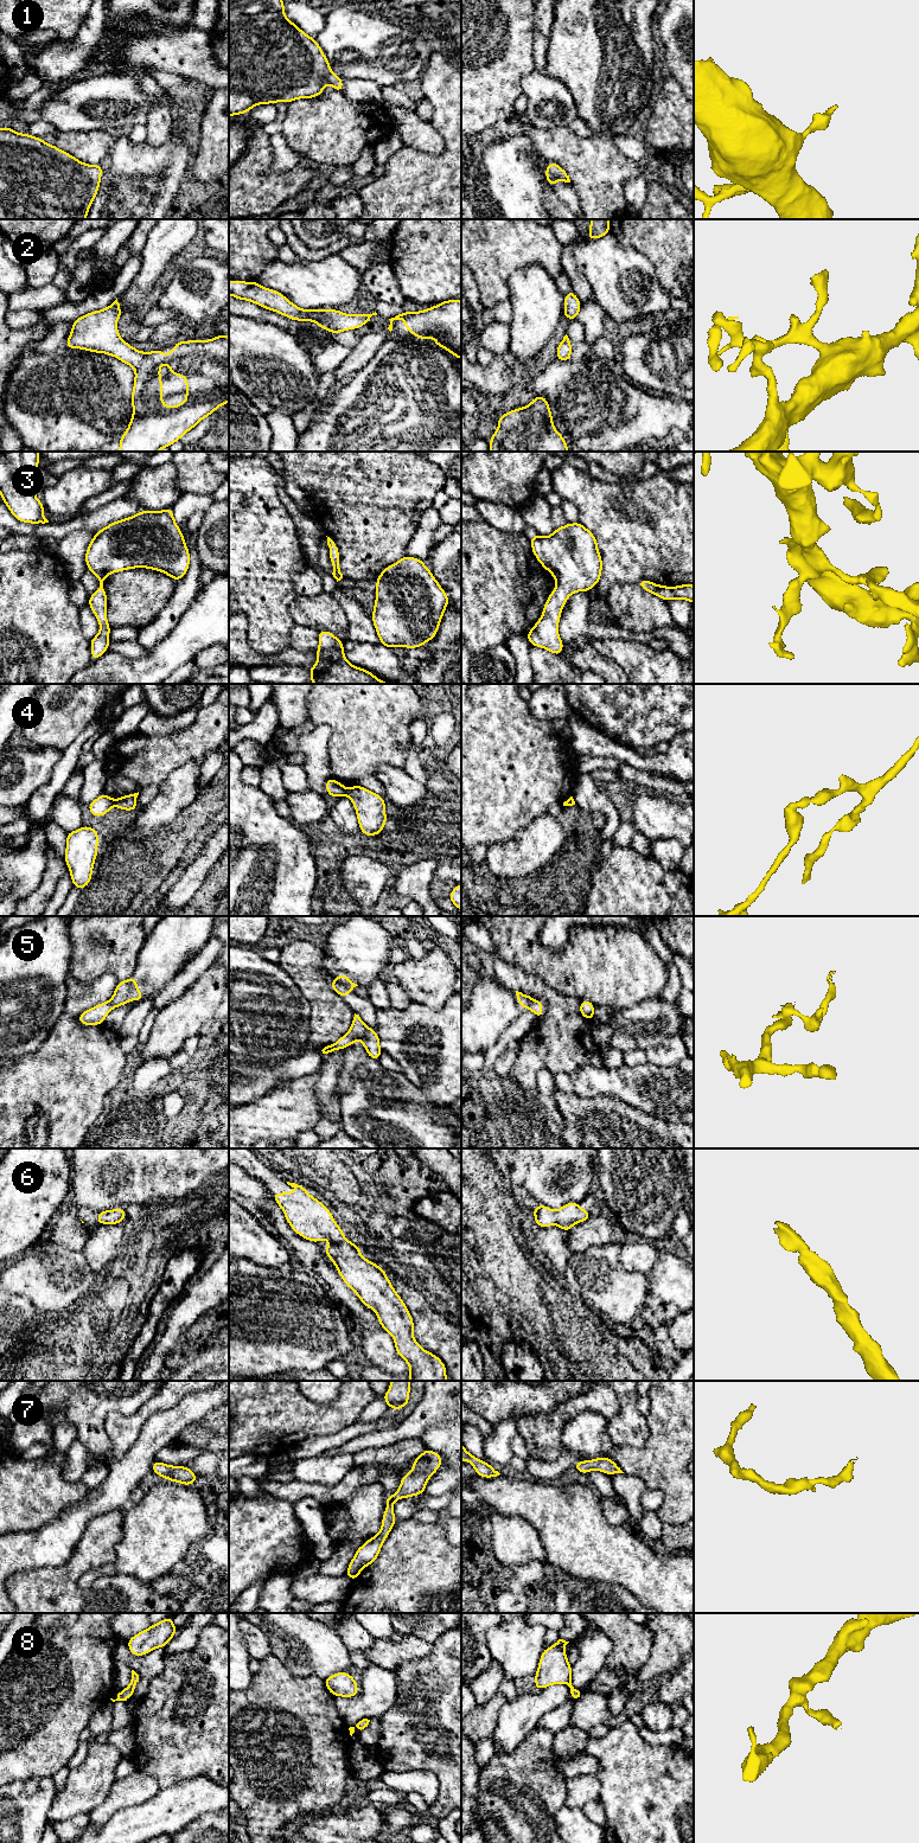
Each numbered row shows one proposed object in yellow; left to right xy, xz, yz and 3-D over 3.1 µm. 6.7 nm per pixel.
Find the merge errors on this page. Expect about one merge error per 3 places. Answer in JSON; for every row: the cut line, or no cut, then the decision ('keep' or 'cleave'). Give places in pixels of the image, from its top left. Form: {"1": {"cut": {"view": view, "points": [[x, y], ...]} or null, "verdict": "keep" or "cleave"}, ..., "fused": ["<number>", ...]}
{"1": {"cut": null, "verdict": "keep"}, "2": {"cut": null, "verdict": "keep"}, "3": {"cut": null, "verdict": "keep"}, "4": {"cut": {"view": "xy", "points": [[113, 800], [114, 805]]}, "verdict": "cleave"}, "5": {"cut": {"view": "xz", "points": [[334, 978], [350, 991]]}, "verdict": "cleave"}, "6": {"cut": null, "verdict": "keep"}, "7": {"cut": null, "verdict": "keep"}, "8": {"cut": null, "verdict": "keep"}, "fused": ["4", "5"]}

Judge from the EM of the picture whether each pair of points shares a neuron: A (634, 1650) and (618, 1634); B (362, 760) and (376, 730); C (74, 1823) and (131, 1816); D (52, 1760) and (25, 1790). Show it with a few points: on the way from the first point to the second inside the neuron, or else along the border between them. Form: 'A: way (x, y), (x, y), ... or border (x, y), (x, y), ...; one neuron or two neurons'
A: way (631, 1646), (621, 1637); one neuron
B: way (362, 753), (362, 744), (369, 737); one neuron
C: border (89, 1823), (83, 1830); two neurons
D: border (51, 1777), (31, 1777), (12, 1781); two neurons

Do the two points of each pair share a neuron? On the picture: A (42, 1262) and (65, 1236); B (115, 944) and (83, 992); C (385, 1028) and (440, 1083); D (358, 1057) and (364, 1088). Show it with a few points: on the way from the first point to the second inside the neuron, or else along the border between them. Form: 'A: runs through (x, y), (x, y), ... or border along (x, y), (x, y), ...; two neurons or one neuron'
A: border along (50, 1240), (80, 1252); two neurons
B: border along (70, 973), (84, 984), (108, 973), (116, 979); two neurons
C: runs through (399, 1045), (408, 1064), (423, 1068); one neuron
D: border along (369, 1057), (355, 1072), (352, 1085), (344, 1089); two neurons

